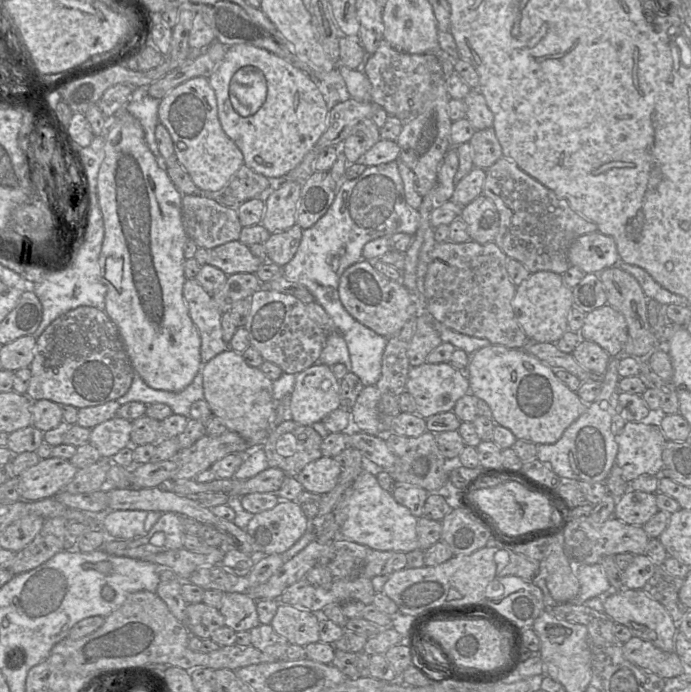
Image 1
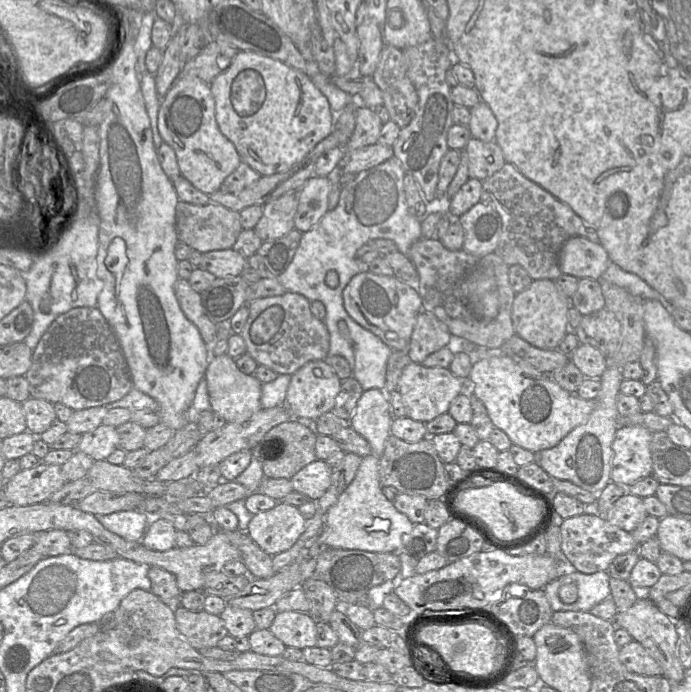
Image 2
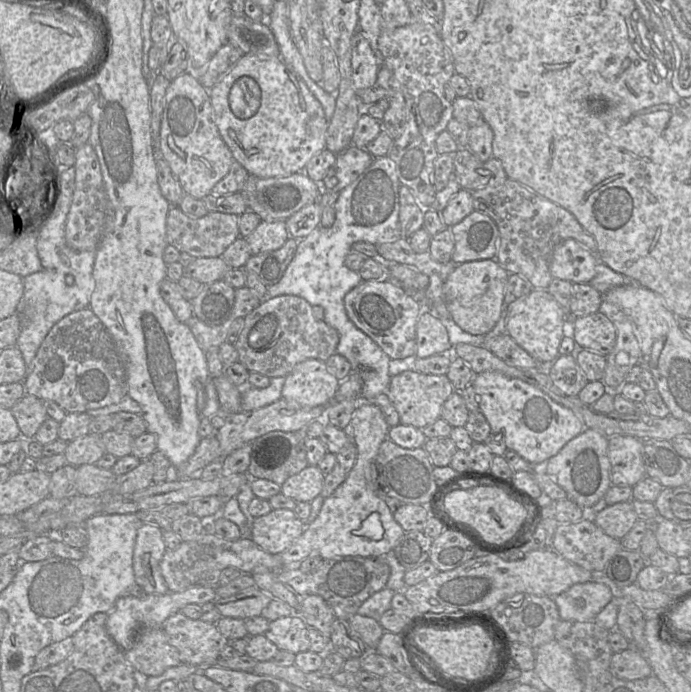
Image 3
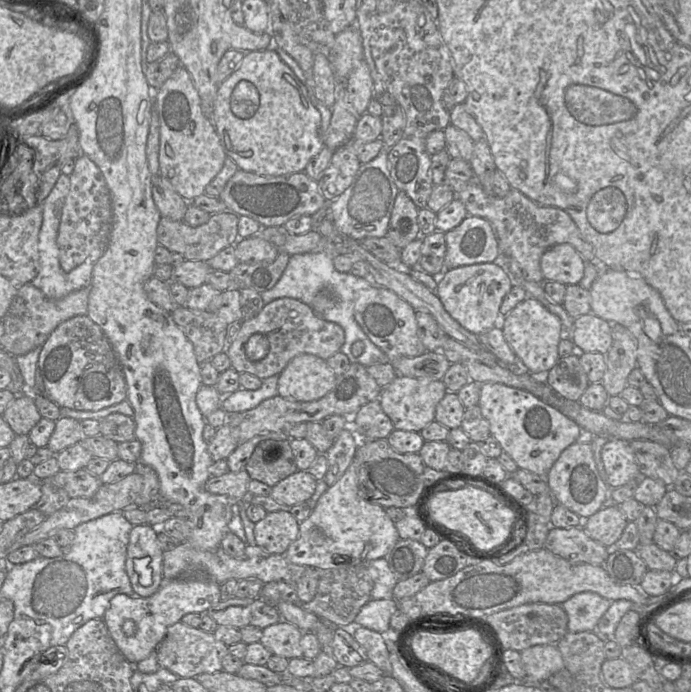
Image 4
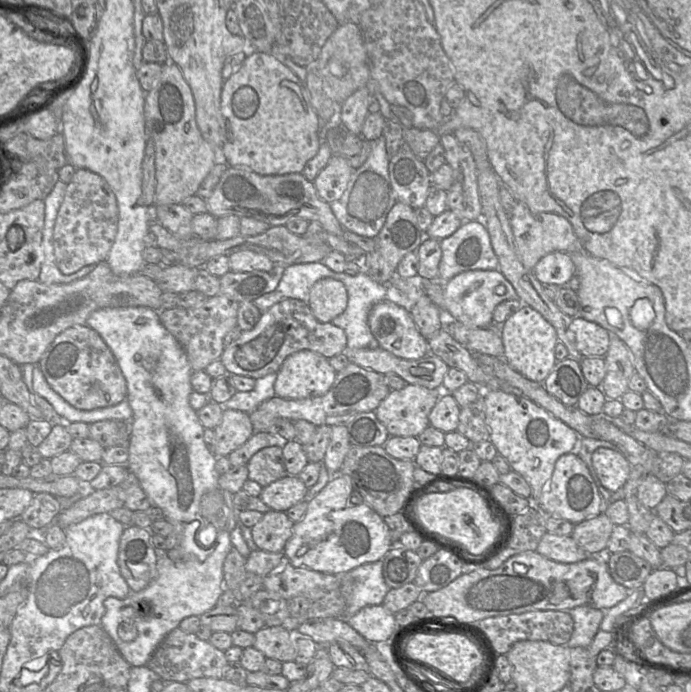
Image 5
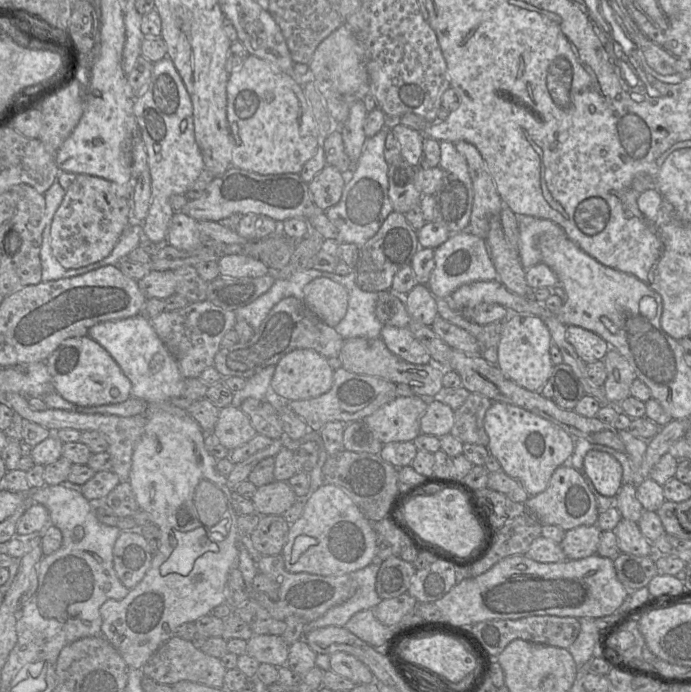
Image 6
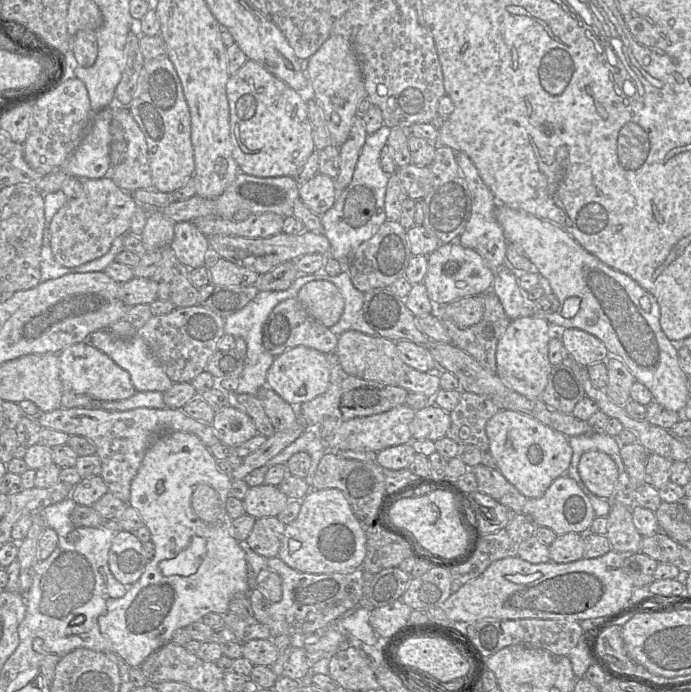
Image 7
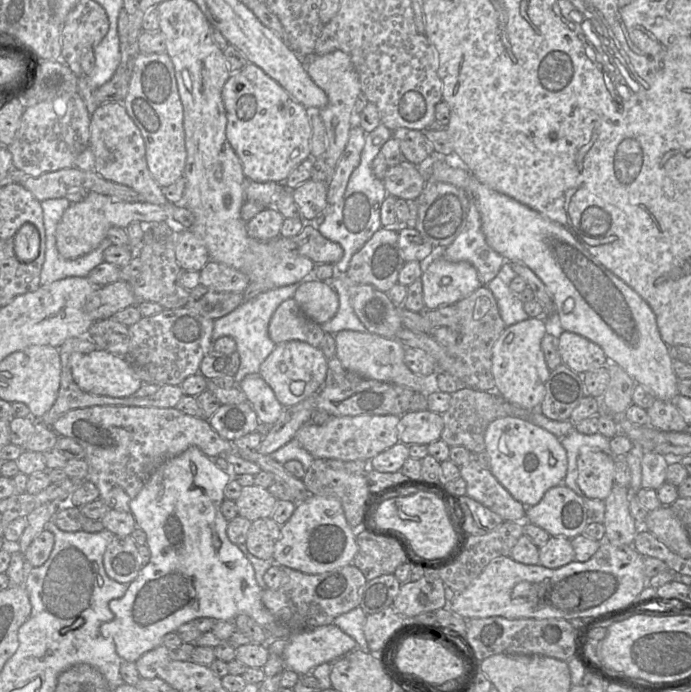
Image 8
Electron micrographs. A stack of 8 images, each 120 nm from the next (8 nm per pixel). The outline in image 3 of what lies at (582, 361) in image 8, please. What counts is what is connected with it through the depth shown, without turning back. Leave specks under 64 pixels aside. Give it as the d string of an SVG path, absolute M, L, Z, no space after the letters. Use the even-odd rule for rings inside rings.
M604 312L577 317L574 322L574 340L584 349L607 356L616 344L617 329Z

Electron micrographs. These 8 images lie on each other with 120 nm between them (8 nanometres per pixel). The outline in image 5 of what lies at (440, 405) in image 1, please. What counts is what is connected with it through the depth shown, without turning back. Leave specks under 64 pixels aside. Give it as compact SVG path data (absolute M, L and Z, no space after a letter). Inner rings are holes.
M417 384L391 390L374 410L390 436L418 437L429 424L429 414L439 394Z

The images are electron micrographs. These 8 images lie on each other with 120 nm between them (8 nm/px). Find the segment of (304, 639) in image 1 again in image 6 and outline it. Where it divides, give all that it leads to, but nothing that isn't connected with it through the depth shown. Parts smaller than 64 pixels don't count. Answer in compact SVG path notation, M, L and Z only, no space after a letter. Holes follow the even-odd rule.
M253 635L247 640L246 653L259 663L276 667L286 665L290 646L279 635Z

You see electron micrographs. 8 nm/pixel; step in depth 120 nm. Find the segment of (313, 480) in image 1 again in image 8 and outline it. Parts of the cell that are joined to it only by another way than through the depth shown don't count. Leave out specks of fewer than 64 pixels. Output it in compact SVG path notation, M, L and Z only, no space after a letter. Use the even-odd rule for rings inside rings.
M254 484L242 487L235 503L238 515L253 522L259 518L271 517L277 499L267 488Z

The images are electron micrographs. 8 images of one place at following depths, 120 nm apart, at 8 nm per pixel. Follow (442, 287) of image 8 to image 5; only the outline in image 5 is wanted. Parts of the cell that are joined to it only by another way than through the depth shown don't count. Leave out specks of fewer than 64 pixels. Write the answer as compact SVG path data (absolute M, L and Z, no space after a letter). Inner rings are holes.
M481 219L463 221L453 234L440 241L440 247L442 256L438 267L438 280L442 283L448 282L455 275L465 271L498 269L498 258L493 251L489 233Z

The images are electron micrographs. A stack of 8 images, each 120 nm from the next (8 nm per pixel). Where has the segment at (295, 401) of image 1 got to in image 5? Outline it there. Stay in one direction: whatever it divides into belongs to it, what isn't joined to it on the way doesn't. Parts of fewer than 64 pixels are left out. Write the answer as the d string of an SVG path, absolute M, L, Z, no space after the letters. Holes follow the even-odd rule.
M298 351L288 356L277 372L275 395L285 399L322 396L333 385L336 373L323 355Z

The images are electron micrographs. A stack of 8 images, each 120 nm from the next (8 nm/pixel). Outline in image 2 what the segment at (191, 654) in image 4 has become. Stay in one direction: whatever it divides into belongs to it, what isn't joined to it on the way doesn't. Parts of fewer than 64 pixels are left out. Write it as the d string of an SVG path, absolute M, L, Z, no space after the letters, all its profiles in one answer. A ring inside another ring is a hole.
M181 605L174 609L176 627L182 637L195 649L215 647L228 631L218 615L205 610L193 612Z

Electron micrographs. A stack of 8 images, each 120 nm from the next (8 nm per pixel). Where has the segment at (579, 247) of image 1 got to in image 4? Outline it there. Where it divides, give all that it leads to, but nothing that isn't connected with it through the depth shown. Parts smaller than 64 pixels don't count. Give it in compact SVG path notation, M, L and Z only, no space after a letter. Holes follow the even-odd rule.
M568 243L552 246L540 259L544 279L565 285L578 284L584 275L584 267L584 259Z

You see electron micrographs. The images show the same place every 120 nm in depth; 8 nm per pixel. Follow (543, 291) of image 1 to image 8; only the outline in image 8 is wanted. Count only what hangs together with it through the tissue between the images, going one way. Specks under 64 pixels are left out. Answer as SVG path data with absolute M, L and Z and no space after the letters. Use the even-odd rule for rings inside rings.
M529 317L506 326L492 348L492 375L495 392L512 405L524 410L537 410L545 396L545 382L550 371L541 349L546 334L544 318Z

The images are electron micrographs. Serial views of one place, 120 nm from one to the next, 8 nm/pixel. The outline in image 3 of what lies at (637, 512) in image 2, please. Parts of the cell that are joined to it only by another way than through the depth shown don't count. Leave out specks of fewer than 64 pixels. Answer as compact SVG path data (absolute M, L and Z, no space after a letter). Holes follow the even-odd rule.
M631 501L607 505L591 518L605 534L618 540L621 540L638 520Z

